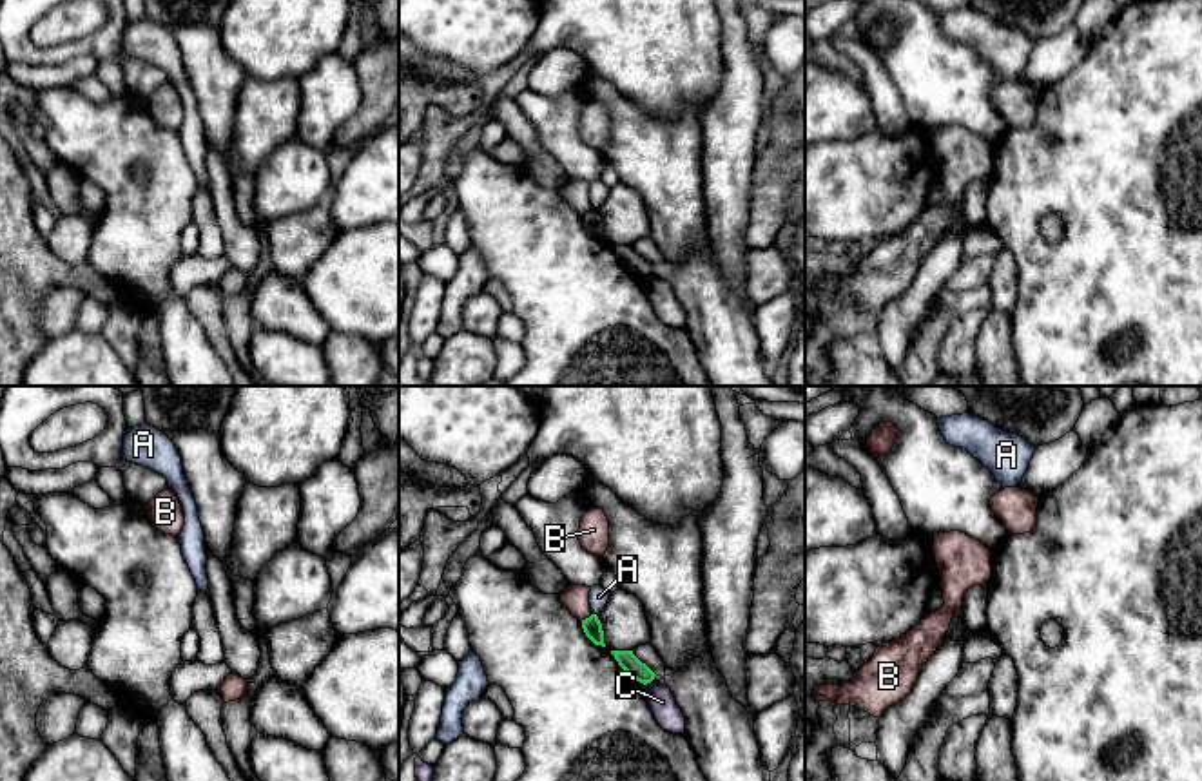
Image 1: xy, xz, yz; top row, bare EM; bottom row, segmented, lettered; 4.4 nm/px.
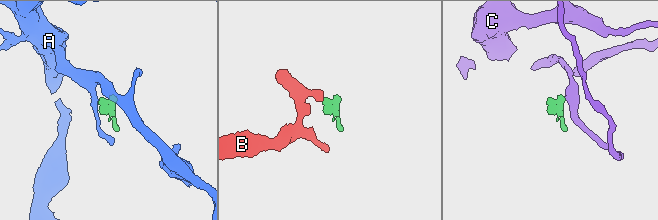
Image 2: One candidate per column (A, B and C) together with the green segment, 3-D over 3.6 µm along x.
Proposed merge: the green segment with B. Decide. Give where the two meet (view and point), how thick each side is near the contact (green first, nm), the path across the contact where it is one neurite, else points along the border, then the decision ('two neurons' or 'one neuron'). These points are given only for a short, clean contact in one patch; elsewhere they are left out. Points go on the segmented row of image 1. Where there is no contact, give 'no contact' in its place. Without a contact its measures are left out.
xz (586, 618) | 90/120 nm | along xz (591, 613), (581, 620) | two neurons

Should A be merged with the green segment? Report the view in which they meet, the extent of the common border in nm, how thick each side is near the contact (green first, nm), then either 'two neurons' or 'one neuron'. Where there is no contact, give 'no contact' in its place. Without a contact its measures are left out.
meets green in xz; contact 30 nm long; 90 nm thick on the green side, 90 nm on the other; two neurons

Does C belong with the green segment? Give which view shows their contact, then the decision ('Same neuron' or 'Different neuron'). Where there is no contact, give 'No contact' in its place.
Touches green in xz. Different neuron

